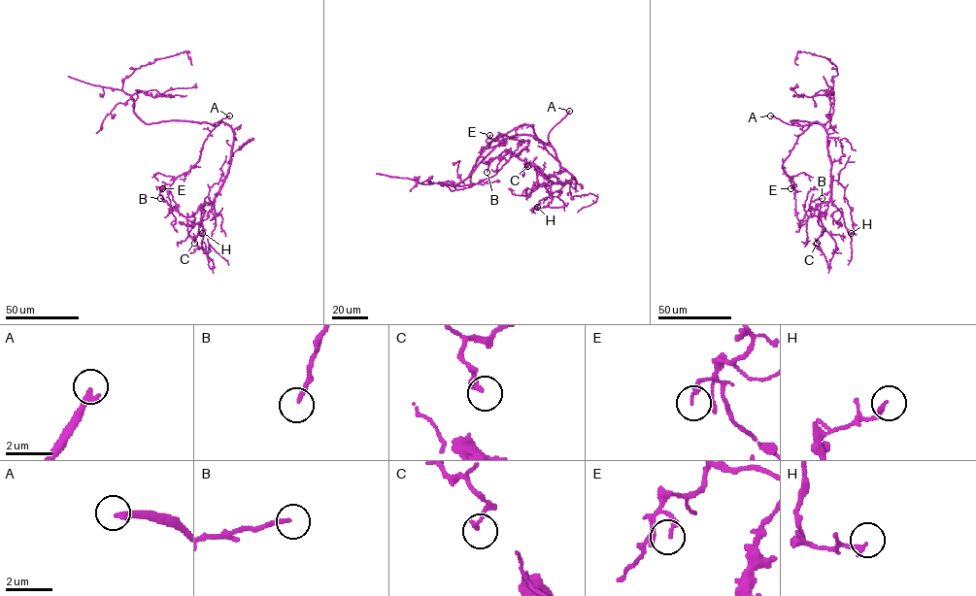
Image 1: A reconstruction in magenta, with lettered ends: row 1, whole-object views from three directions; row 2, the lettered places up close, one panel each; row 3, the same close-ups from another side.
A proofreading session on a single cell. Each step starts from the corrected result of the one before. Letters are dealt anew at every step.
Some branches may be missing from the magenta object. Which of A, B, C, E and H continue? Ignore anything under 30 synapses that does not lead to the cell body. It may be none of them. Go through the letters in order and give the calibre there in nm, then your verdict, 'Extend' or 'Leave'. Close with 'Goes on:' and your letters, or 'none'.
A: Thickness 280 nm. Leave
B: Thickness 160 nm. Leave
C: Thickness 200 nm. Leave
E: Thickness 200 nm. Leave
H: Thickness 180 nm. Leave
Goes on: none

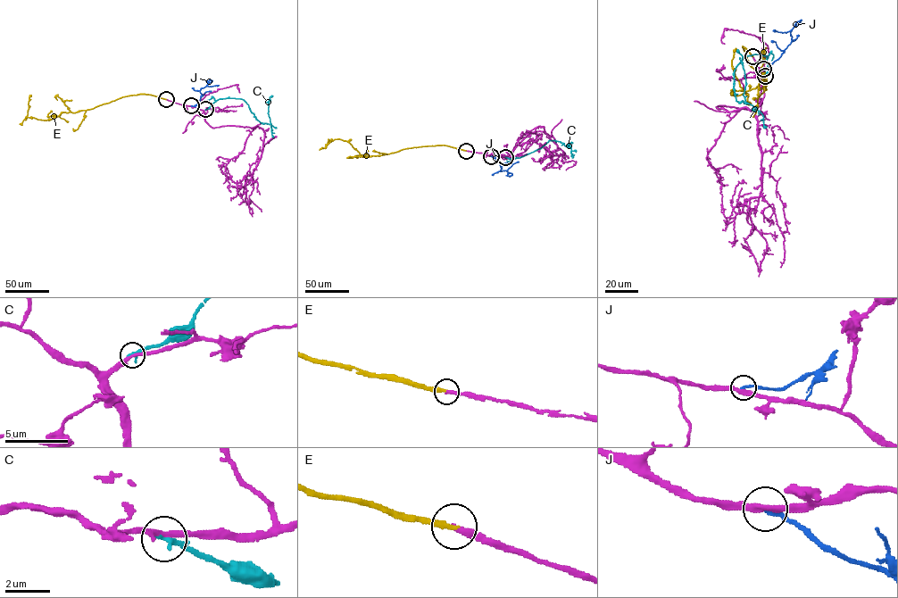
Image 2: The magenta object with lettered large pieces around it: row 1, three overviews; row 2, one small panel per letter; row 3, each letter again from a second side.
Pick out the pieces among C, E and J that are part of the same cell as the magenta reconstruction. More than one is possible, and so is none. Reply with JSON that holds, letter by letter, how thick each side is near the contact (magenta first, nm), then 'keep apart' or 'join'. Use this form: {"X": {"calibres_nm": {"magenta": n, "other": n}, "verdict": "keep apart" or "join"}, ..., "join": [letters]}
{"C": {"calibres_nm": {"magenta": 240, "other": 300}, "verdict": "keep apart"}, "E": {"calibres_nm": {"magenta": 260, "other": 260}, "verdict": "join"}, "J": {"calibres_nm": {"magenta": 260, "other": 190}, "verdict": "keep apart"}, "join": ["E"]}

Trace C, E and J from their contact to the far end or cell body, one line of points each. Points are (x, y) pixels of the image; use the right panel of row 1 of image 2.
C: (765, 76), (766, 56), (745, 56), (734, 73), (737, 101), (747, 103), (737, 50)
E: (752, 56), (743, 46), (748, 62), (765, 81), (733, 95), (734, 90), (742, 89), (732, 68), (735, 49)
J: (763, 69), (780, 56), (790, 43), (790, 30), (800, 20), (800, 22)

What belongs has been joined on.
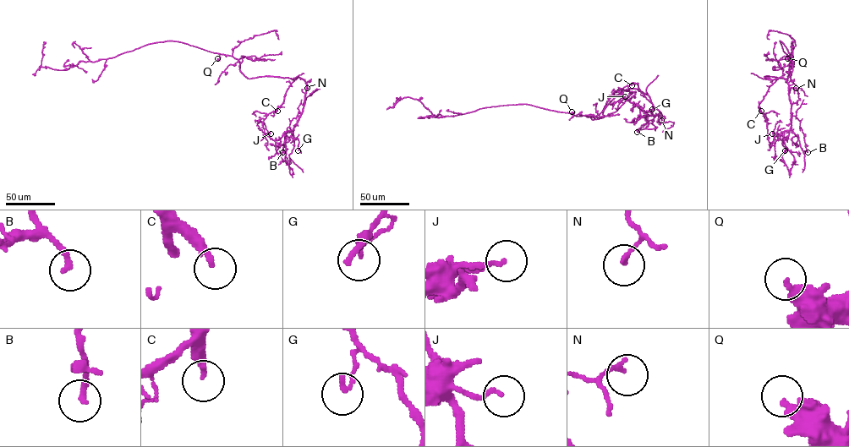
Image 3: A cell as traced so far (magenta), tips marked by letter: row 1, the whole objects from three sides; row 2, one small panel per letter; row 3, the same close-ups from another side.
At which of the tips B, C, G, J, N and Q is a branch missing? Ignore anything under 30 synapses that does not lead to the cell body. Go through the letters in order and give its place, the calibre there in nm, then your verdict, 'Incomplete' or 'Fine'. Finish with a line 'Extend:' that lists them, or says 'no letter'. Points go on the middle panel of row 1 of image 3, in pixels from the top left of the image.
B: Place: (637, 132). Thickness 220 nm. Fine
C: Place: (632, 85). Thickness 240 nm. Incomplete
G: Place: (652, 109). Thickness 150 nm. Fine
J: Place: (625, 96). Thickness 140 nm. Fine
N: Place: (661, 120). Thickness 140 nm. Fine
Q: Place: (572, 111). Thickness 300 nm. Fine
Extend: C

